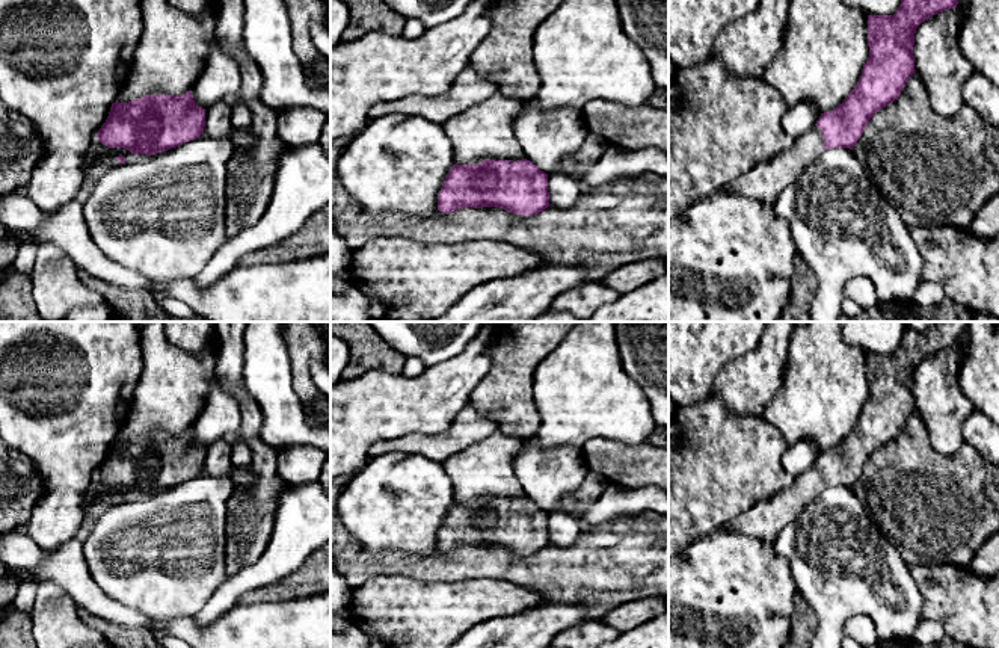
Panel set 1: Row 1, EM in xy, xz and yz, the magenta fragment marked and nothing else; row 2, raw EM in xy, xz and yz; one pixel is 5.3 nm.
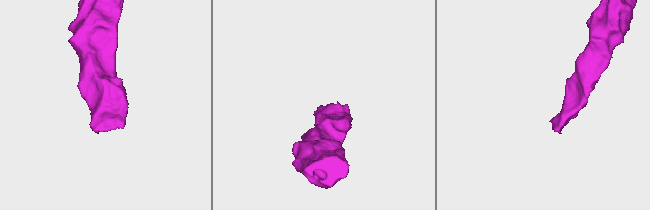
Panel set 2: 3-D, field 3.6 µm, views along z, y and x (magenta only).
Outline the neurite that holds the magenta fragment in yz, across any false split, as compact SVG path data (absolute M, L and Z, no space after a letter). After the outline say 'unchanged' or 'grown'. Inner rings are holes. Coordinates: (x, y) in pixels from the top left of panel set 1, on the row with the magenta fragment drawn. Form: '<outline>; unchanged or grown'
M901 0L893 15L868 15L869 57L844 103L821 113L816 124L794 139L788 151L753 166L721 189L774 205L780 192L797 181L824 151L853 150L874 113L892 104L914 74L918 26L957 5L958 0Z; grown

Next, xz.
M530 160L453 165L438 195L438 210L500 207L533 216L549 207L548 174Z; unchanged

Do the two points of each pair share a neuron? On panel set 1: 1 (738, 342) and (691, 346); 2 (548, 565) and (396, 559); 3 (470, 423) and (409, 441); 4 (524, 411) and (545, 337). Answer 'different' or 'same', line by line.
1: same
2: same
3: same
4: same

